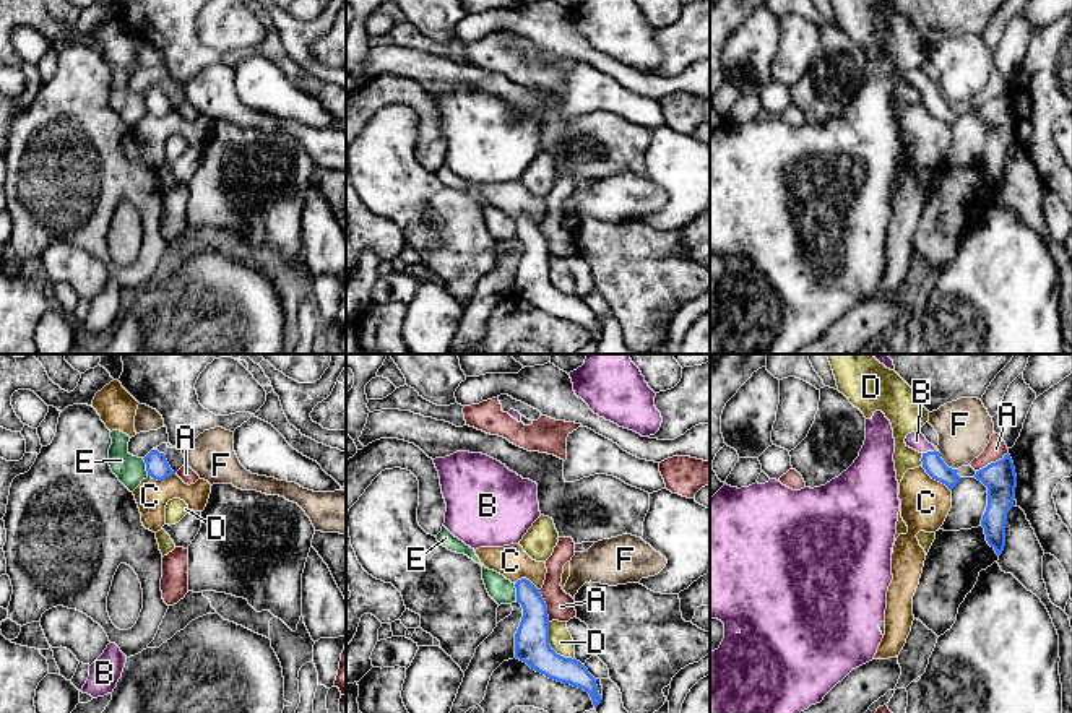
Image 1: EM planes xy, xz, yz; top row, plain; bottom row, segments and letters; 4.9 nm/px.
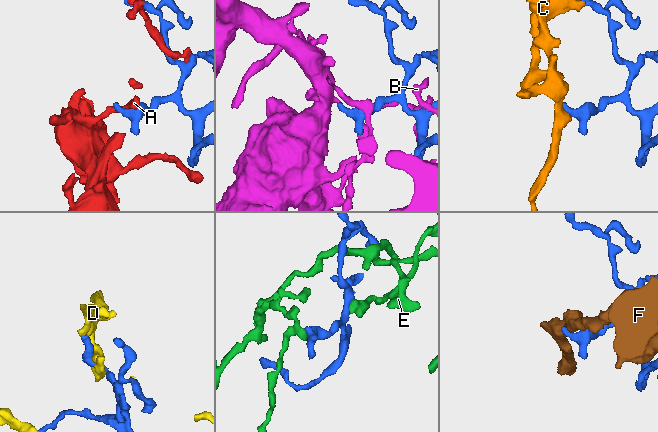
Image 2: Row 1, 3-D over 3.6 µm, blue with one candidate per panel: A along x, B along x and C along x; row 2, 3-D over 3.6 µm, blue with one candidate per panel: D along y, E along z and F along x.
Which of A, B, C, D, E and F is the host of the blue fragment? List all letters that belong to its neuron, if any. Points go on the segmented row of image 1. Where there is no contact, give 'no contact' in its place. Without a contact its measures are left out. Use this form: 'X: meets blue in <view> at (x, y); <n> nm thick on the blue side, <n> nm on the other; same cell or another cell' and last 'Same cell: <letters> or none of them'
A: meets blue in yz at (991, 463); 160 nm thick on the blue side, 100 nm on the other; another cell
B: meets blue in yz at (928, 452); 100 nm thick on the blue side, 90 nm on the other; same cell
C: meets blue in yz at (936, 479); 100 nm thick on the blue side, 240 nm on the other; another cell
D: meets blue in xz at (549, 645); 180 nm thick on the blue side, 120 nm on the other; another cell
E: meets blue in xy at (146, 466); 110 nm thick on the blue side, 150 nm on the other; another cell
F: meets blue in yz at (944, 463); 100 nm thick on the blue side, 260 nm on the other; another cell
Same cell: B

